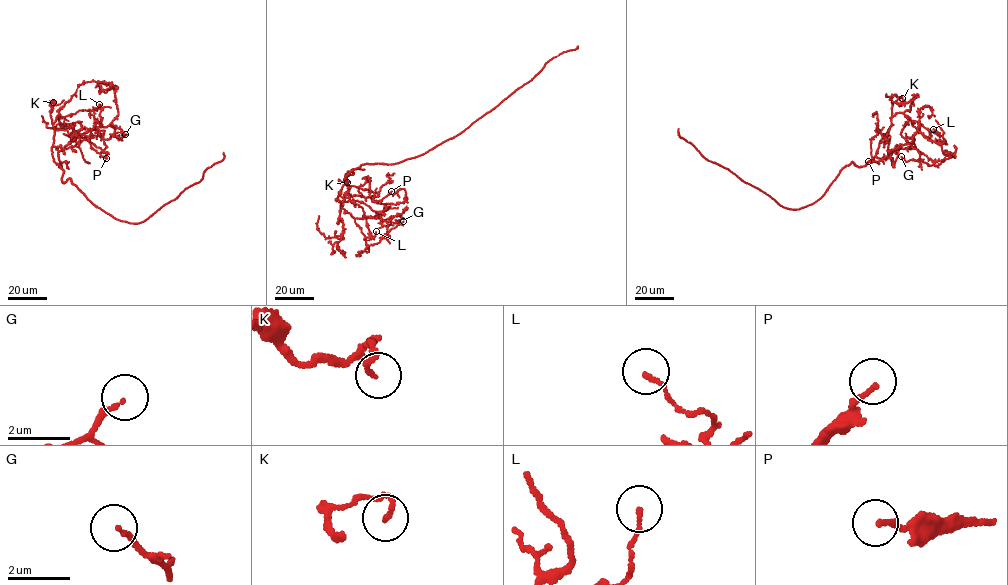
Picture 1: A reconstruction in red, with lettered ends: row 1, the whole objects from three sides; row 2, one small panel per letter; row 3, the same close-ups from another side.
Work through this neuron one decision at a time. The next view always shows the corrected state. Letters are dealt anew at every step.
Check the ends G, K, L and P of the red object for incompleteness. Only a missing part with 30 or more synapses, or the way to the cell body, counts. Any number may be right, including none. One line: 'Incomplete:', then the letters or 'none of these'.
Incomplete: none of these

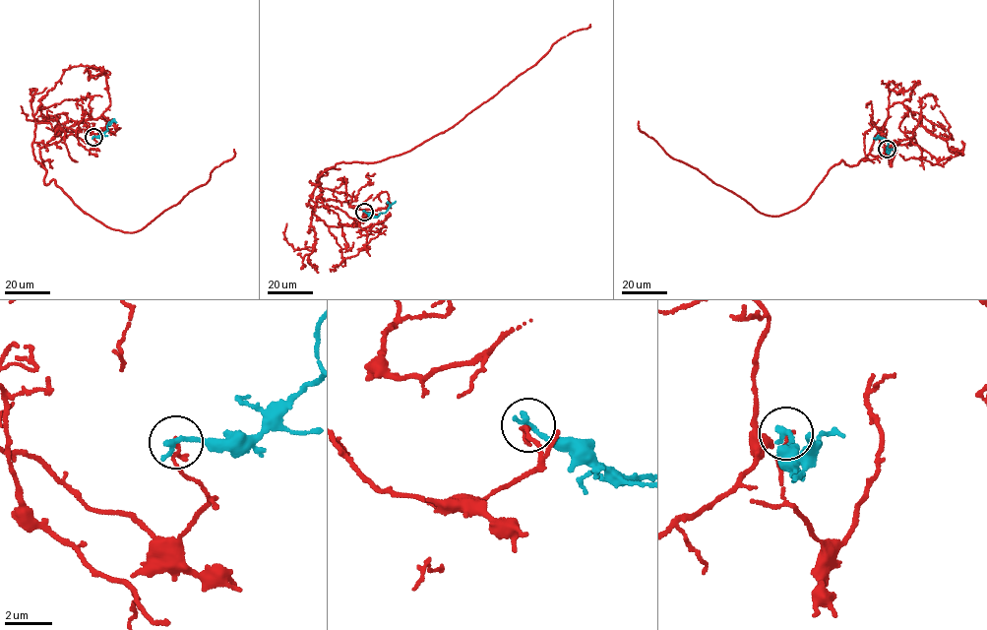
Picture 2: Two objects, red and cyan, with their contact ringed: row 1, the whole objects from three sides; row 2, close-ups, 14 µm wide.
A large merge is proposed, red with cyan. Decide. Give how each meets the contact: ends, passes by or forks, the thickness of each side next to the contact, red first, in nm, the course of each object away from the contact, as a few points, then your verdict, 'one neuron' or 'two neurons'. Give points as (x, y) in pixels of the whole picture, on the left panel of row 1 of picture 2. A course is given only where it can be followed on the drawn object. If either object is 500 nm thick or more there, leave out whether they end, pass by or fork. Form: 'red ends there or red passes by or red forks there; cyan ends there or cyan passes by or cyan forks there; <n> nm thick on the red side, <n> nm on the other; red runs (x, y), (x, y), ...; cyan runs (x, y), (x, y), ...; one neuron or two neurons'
red ends there; cyan ends there; 150 nm thick on the red side, 300 nm on the other; red runs (93, 136), (41, 148), (44, 183), (128, 232), (207, 182), (233, 149); cyan runs (93, 137), (100, 136), (107, 130), (107, 125), (114, 119), (116, 122); two neurons

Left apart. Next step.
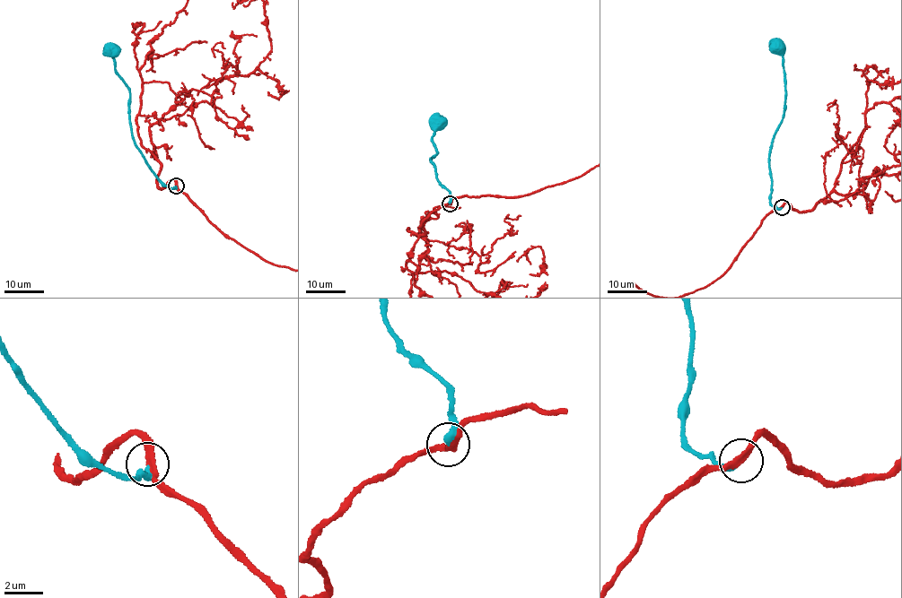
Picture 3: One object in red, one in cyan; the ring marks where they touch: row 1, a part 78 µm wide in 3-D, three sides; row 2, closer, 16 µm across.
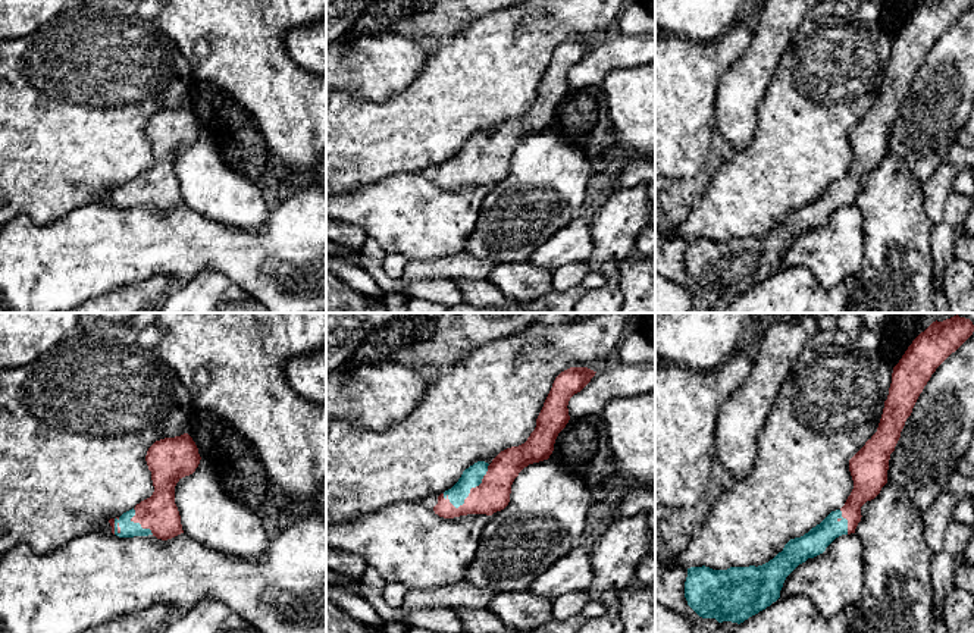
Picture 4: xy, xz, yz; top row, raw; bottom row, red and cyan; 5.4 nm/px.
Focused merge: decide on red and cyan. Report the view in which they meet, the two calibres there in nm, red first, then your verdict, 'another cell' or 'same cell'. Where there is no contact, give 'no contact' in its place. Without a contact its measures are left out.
xz | 180/110 nm | same cell

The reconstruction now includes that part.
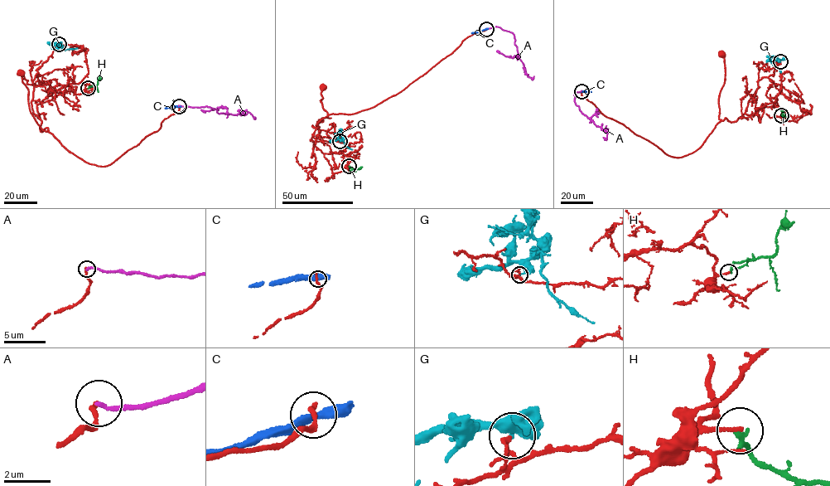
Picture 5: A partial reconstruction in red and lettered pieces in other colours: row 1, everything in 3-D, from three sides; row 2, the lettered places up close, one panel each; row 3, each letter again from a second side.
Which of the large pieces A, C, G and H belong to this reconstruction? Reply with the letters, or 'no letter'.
H

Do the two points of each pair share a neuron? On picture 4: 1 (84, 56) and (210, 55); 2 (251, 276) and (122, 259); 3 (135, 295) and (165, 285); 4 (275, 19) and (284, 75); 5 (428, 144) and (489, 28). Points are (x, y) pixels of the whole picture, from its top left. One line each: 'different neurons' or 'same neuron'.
1: different neurons
2: same neuron
3: same neuron
4: same neuron
5: same neuron

